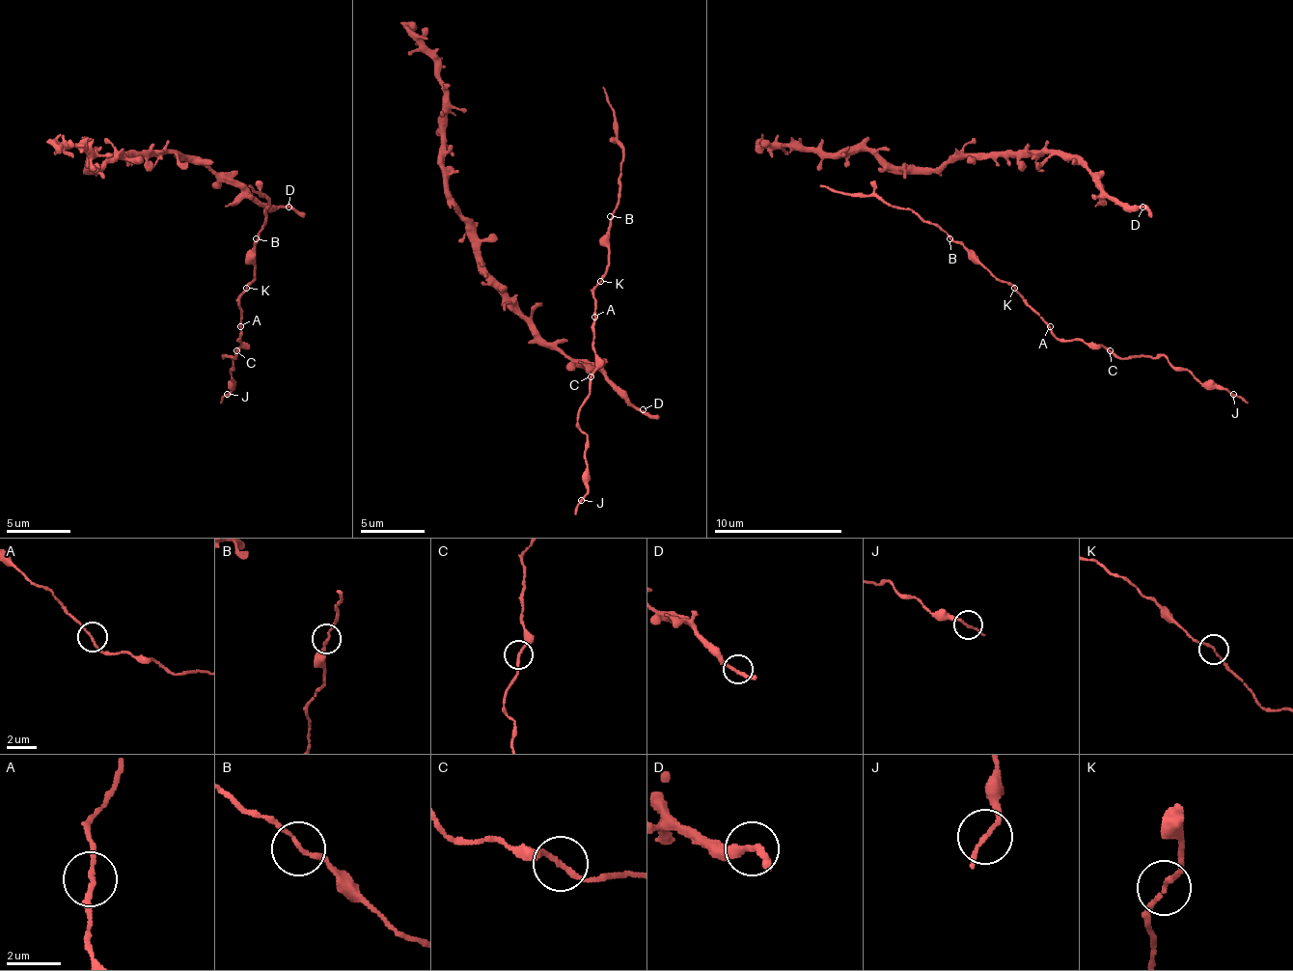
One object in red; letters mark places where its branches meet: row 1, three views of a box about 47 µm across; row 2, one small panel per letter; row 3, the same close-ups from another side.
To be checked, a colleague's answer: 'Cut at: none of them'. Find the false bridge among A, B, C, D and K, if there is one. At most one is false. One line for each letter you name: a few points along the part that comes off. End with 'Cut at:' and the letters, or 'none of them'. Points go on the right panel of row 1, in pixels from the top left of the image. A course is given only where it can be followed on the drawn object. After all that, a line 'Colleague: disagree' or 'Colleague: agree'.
Cut at: none of them
Colleague: agree

